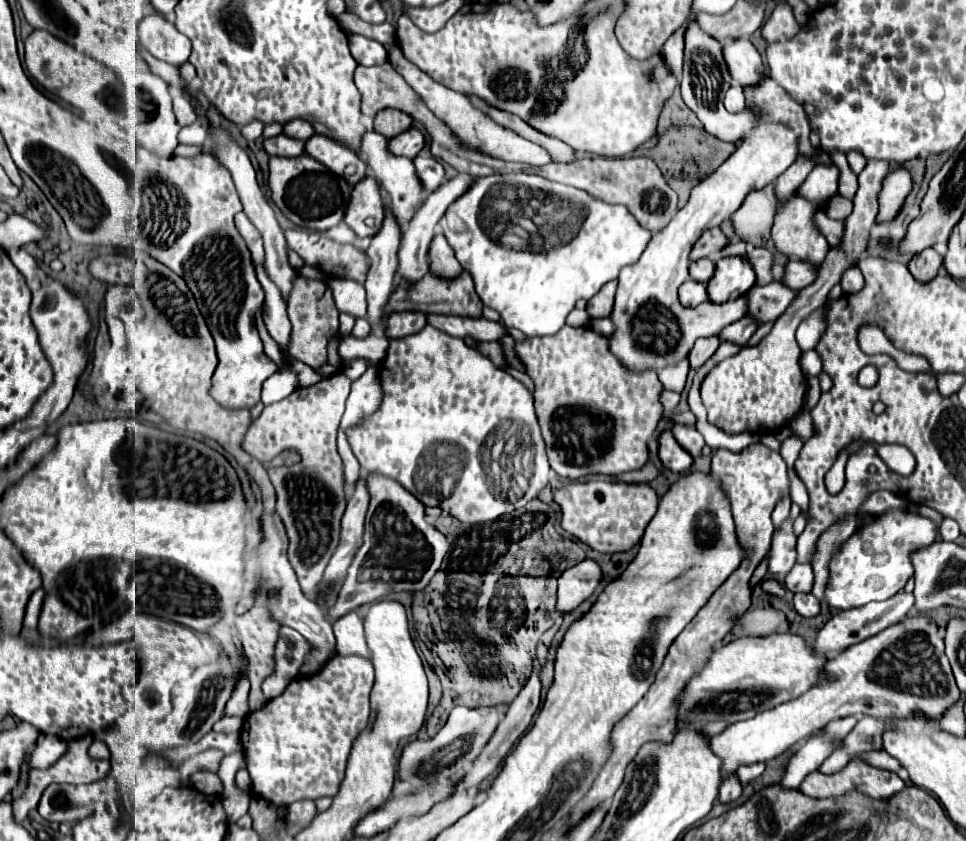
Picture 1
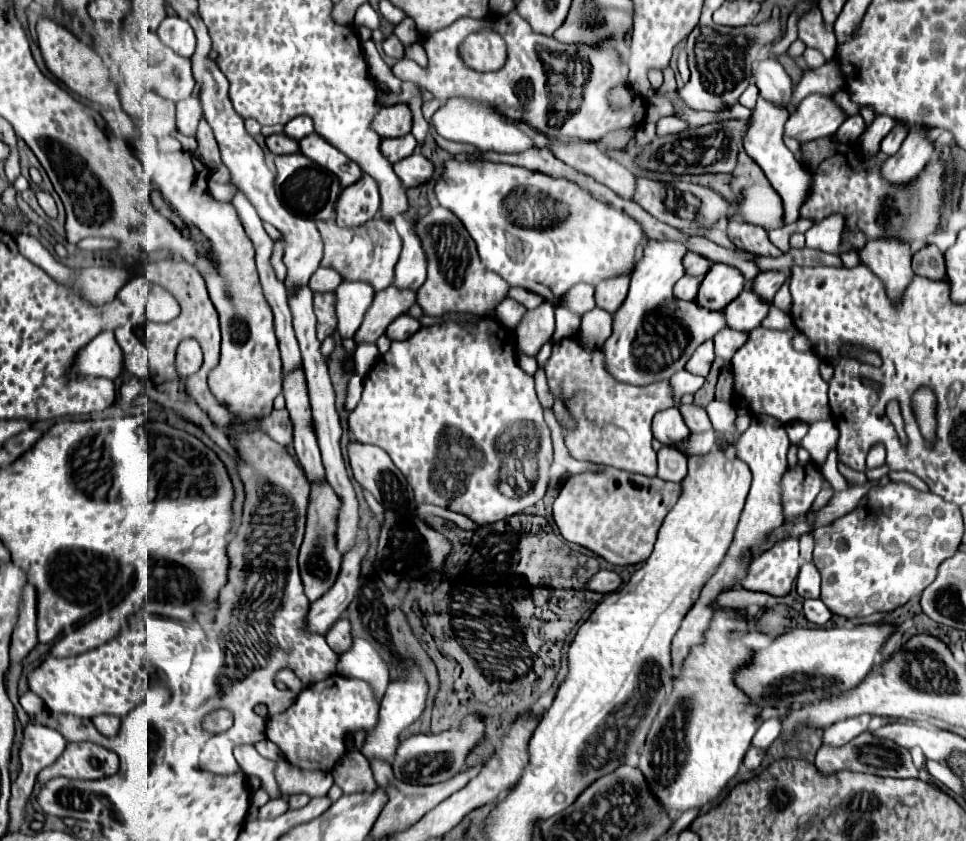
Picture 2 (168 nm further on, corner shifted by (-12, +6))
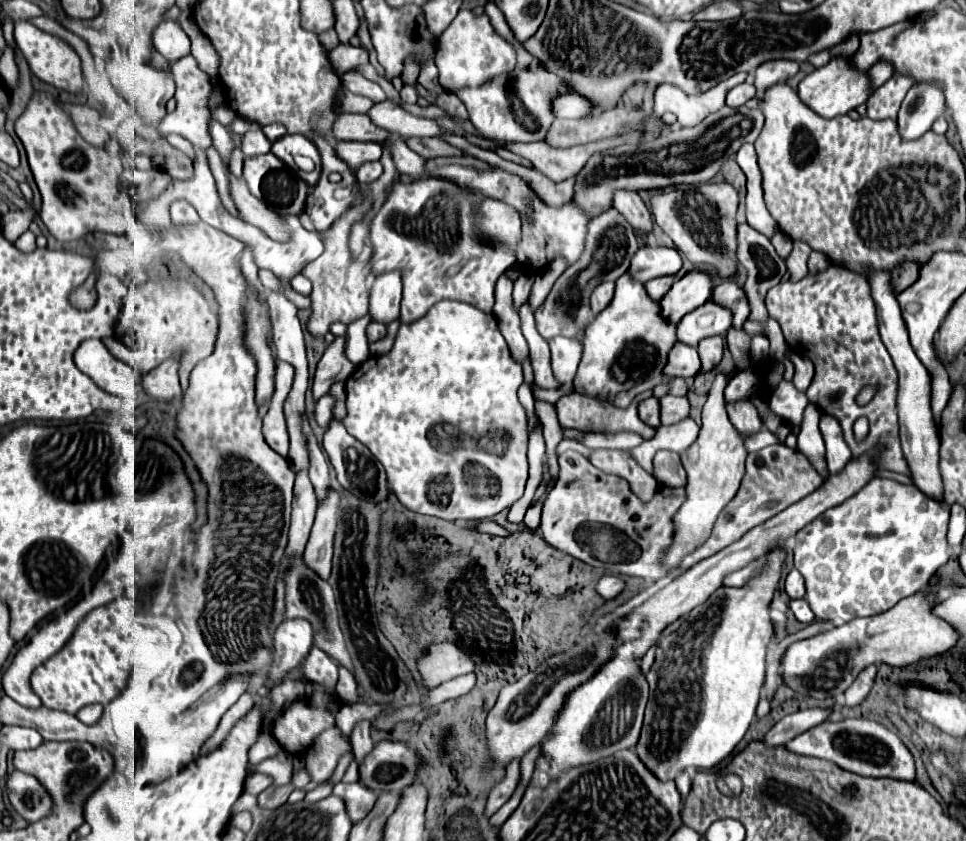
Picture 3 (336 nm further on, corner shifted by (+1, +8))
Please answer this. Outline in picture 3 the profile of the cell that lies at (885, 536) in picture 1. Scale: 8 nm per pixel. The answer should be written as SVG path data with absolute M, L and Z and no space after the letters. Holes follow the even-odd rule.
M881 477L871 479L859 493L827 509L795 535L795 569L805 579L805 601L817 619L831 621L833 625L885 613L901 599L925 589L931 575L947 563L947 527L949 511L923 495L915 485Z

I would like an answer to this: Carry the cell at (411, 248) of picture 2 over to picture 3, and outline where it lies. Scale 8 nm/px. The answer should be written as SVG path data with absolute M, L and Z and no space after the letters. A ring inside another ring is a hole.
M389 271L379 275L369 289L369 317L371 321L389 325L399 317L401 303L401 275Z

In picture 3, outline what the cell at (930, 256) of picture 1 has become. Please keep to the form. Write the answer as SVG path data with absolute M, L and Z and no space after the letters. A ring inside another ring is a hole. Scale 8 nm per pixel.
M903 263L891 271L891 287L895 293L905 291L909 285L913 285L919 277L919 265L917 263Z

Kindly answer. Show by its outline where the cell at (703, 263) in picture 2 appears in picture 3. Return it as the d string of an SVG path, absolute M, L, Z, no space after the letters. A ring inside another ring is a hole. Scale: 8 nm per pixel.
M641 245L639 251L633 255L629 265L629 275L635 281L649 281L661 275L675 275L681 269L681 255L669 247L655 247L655 245Z

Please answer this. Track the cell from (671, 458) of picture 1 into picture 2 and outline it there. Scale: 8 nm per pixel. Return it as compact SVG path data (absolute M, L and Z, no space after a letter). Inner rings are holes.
M666 409L658 413L652 421L652 433L662 445L668 445L674 449L686 443L690 437L690 429L682 421L682 415L678 409Z

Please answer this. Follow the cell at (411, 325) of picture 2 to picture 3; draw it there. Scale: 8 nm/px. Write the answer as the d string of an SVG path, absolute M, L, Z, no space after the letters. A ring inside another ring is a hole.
M369 323L369 325L367 325L367 339L369 339L371 343L383 339L385 333L387 333L387 327L381 325L381 323Z

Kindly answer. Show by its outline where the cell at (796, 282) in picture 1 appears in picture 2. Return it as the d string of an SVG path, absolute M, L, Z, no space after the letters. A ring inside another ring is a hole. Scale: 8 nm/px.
M764 271L760 273L750 287L758 289L758 293L764 293L764 297L774 297L776 291L790 279L790 275L786 271Z

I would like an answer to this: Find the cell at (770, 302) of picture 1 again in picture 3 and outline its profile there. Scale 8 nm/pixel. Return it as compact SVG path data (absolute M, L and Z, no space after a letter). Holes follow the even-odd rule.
M707 301L677 323L677 339L681 343L695 347L701 339L723 335L729 327L731 327L729 311L721 305L715 305L713 301Z

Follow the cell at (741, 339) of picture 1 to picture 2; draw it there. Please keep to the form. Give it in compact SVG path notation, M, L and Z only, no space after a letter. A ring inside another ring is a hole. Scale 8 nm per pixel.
M722 329L722 333L718 333L714 349L716 349L716 357L720 359L730 359L748 339L748 333L744 331L736 331L736 329Z

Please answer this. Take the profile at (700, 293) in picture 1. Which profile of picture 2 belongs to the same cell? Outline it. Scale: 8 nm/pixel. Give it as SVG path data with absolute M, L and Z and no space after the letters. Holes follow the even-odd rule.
M686 275L678 281L678 285L674 285L674 293L678 293L678 297L682 297L684 301L696 301L698 297L698 289L700 289L700 283L702 283L702 277L692 277L692 275Z

